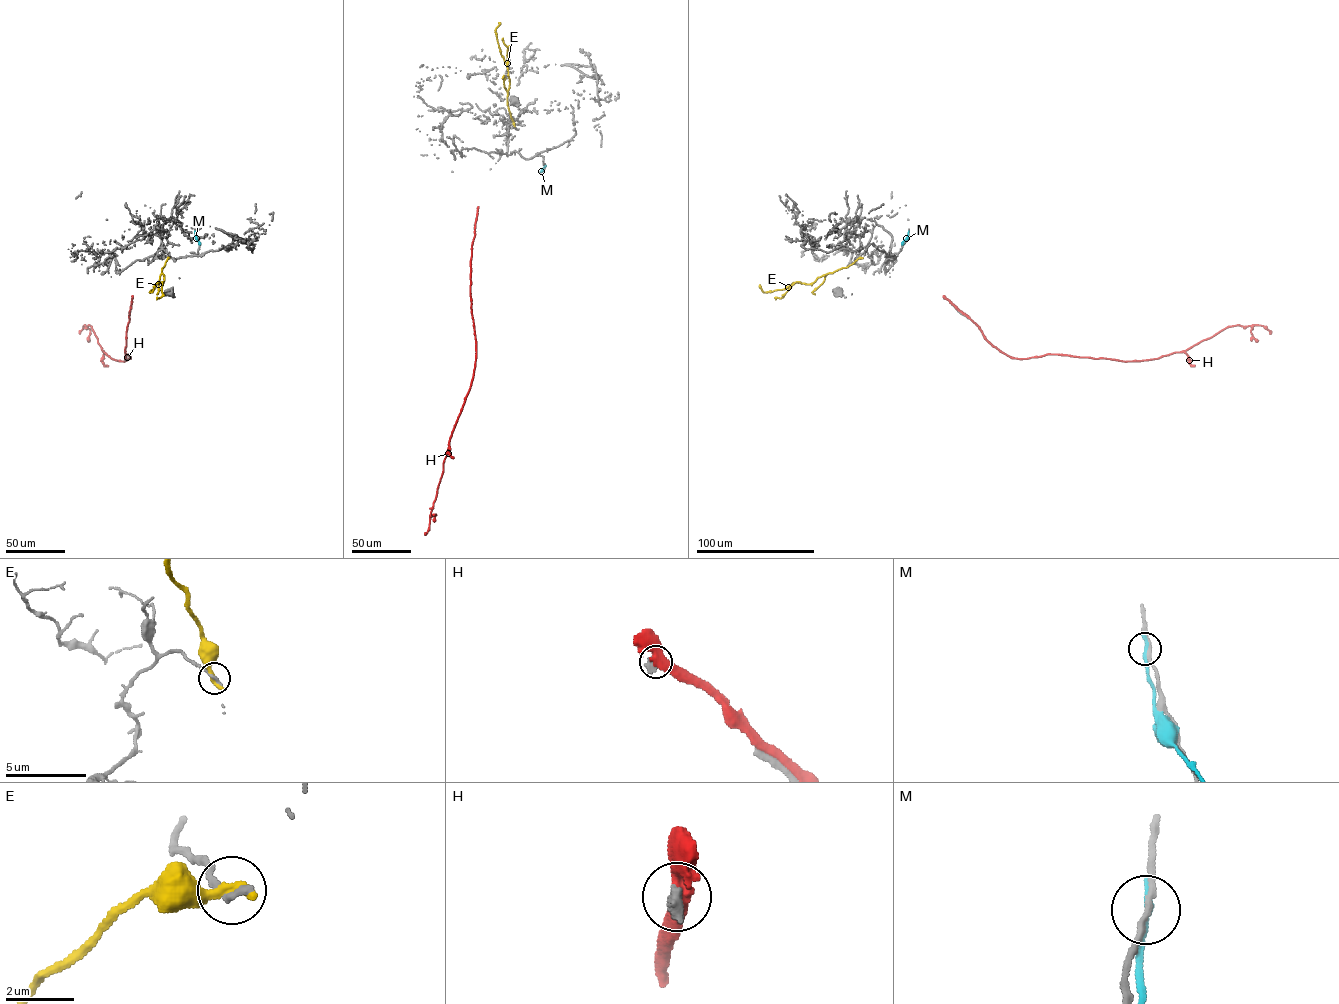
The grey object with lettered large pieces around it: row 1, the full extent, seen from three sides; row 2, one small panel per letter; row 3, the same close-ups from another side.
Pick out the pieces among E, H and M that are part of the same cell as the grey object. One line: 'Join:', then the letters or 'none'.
Join: none

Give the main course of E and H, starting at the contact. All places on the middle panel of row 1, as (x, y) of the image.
E: (514, 125), (507, 104), (509, 79), (507, 64), (495, 32), (499, 23)
H: (477, 208), (470, 262), (475, 368), (449, 442), (429, 529), (425, 534)

